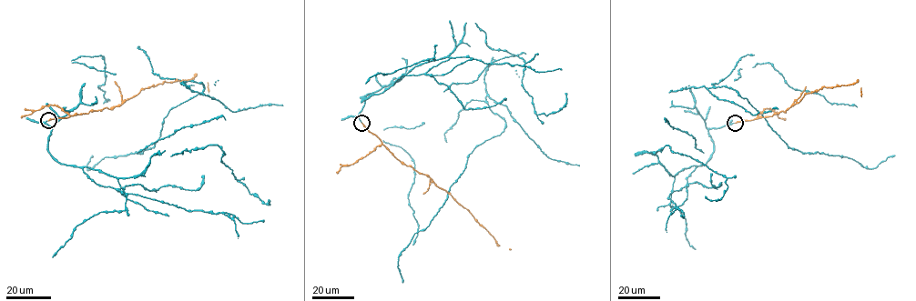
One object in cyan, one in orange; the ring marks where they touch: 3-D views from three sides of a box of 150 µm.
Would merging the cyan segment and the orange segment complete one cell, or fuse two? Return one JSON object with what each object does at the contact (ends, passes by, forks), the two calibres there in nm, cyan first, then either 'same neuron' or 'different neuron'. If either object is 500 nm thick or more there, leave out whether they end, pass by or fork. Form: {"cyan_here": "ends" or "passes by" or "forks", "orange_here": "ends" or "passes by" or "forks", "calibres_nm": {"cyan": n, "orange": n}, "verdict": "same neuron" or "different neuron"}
{"cyan_here": "ends", "orange_here": "ends", "calibres_nm": {"cyan": 180, "orange": 170}, "verdict": "same neuron"}

